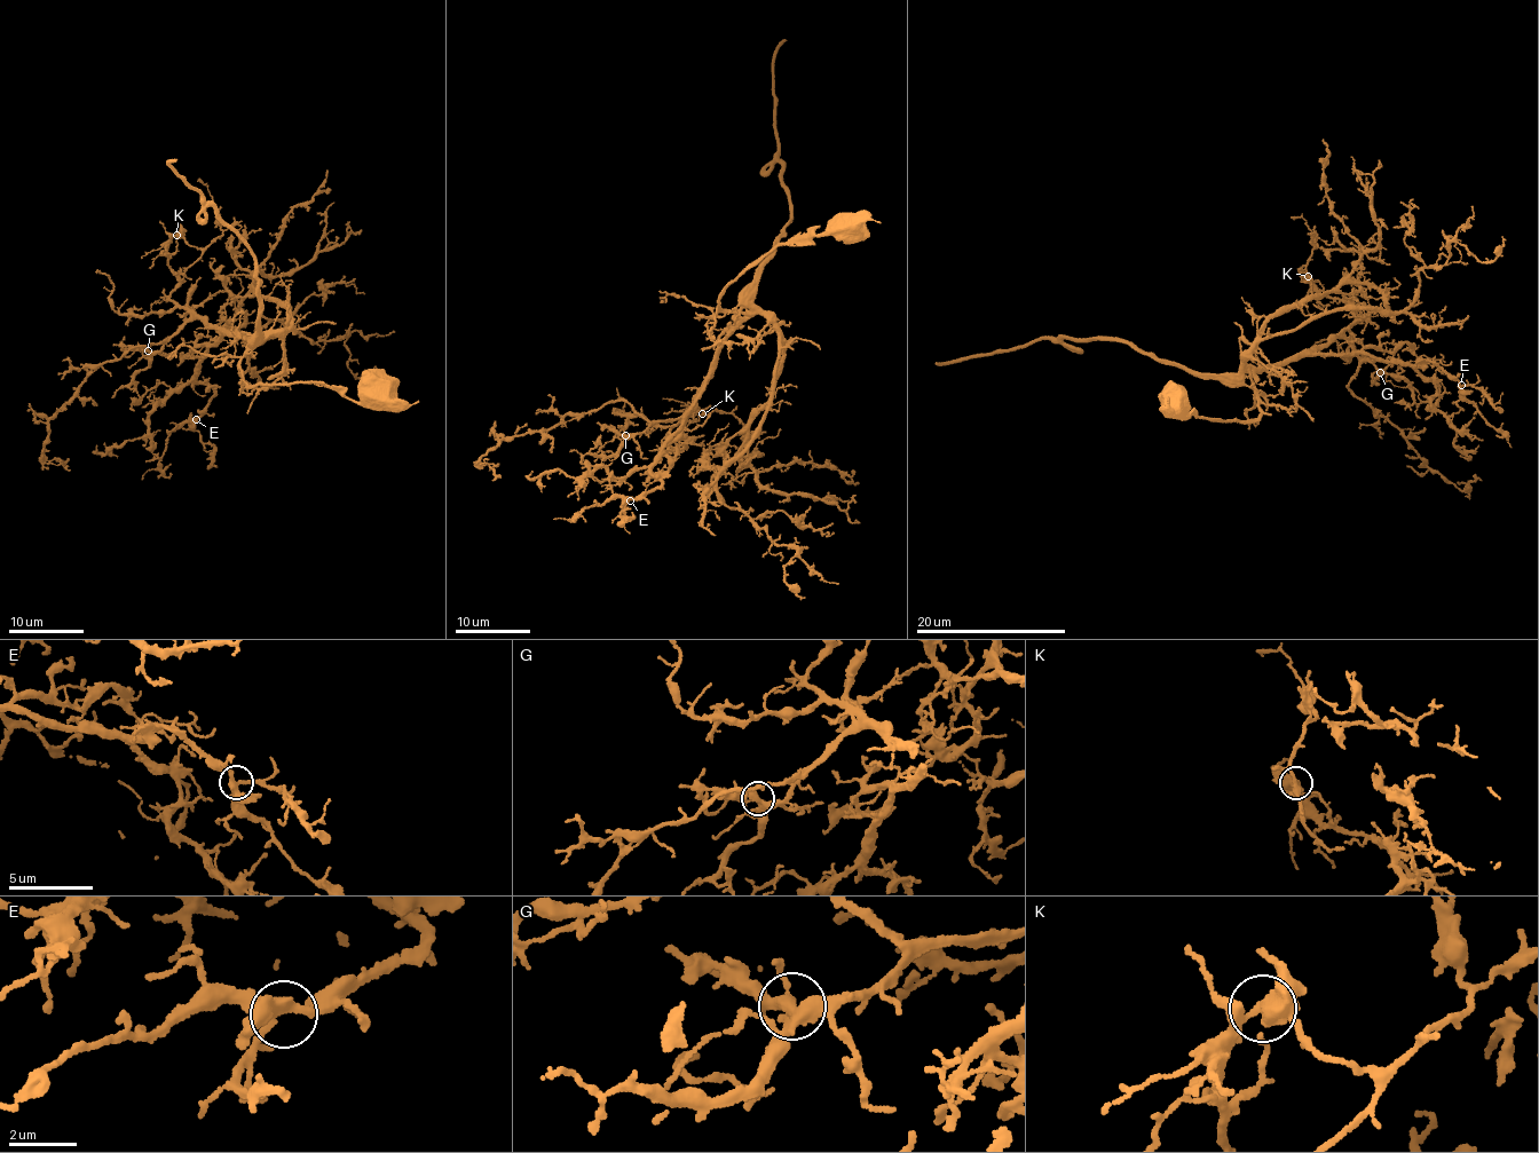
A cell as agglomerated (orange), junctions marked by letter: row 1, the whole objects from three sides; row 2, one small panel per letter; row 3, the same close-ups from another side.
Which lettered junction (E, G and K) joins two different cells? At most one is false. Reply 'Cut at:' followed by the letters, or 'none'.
Cut at: none

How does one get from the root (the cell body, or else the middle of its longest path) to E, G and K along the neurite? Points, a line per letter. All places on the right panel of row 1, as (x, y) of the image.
E: (1174, 400), (1189, 418), (1245, 423), (1260, 413), (1254, 374), (1303, 353), (1433, 361), (1461, 385)
G: (1174, 400), (1167, 401), (1189, 418), (1193, 412), (1245, 423), (1260, 413), (1254, 374), (1340, 337), (1380, 372)
K: (1174, 400), (1189, 418), (1260, 416), (1254, 374), (1357, 321), (1309, 275)

